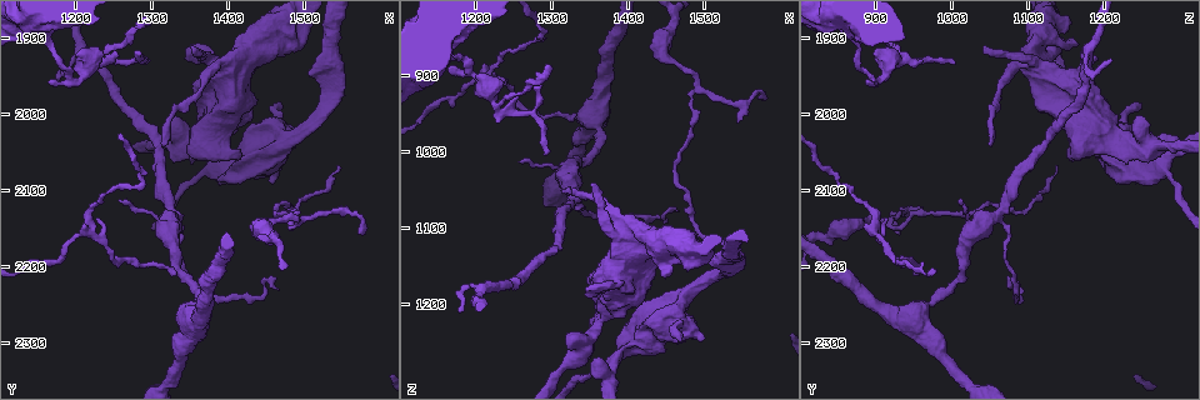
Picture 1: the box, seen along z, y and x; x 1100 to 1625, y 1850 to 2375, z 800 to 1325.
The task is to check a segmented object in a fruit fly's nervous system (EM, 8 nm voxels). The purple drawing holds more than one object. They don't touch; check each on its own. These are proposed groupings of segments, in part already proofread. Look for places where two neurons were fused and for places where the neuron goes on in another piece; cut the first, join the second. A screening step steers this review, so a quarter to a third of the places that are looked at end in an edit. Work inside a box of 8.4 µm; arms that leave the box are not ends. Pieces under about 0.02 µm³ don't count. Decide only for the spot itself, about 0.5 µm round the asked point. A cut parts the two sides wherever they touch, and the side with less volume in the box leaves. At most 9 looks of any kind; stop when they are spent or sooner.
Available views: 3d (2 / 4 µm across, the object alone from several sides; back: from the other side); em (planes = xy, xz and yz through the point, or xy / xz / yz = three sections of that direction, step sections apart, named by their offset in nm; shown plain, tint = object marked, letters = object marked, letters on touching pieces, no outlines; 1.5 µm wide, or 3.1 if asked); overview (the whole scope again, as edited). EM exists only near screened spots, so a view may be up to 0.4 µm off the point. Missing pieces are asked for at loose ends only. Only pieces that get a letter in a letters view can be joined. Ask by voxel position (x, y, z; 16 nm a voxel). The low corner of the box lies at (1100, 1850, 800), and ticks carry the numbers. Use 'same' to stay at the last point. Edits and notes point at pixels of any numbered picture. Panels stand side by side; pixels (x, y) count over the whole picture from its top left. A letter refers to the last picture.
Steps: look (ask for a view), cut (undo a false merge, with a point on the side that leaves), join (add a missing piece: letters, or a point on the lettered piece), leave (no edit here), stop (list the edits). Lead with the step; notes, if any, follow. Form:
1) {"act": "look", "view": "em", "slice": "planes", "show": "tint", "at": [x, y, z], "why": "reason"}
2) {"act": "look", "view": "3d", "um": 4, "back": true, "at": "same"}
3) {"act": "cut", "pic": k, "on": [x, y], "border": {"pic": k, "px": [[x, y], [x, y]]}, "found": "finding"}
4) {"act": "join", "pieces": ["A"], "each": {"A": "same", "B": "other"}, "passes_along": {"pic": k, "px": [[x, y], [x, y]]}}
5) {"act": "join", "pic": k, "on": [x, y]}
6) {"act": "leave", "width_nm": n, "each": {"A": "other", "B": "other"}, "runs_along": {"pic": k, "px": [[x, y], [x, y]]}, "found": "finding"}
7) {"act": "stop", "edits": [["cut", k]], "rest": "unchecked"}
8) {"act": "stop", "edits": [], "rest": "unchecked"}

{"act": "look", "view": "em", "slice": "planes", "show": "letters", "at": [1330, 2210, 950], "why": "free end"}

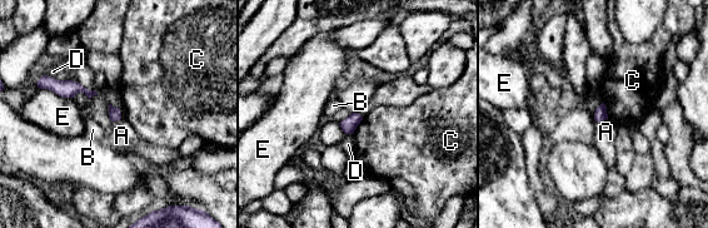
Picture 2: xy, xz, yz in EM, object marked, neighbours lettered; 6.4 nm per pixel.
{"act": "leave", "width_nm": 80, "each": {"A": "other", "B": "other", "C": "other", "D": "other", "E": "other"}, "border": {"pic": 2, "px": [[607, 118], [596, 122]]}, "found": "no lettered piece goes on from it"}

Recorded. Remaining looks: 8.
{"act": "look", "view": "em", "slice": "planes", "show": "plain", "at": [1310, 2040, 1050], "why": "long arm stops here"}

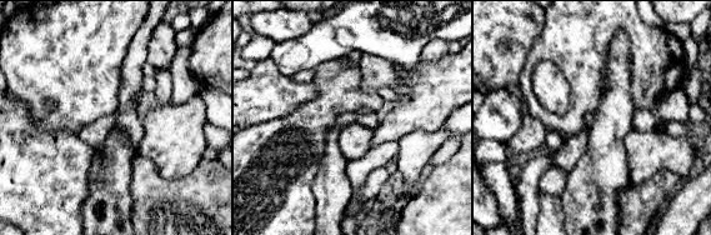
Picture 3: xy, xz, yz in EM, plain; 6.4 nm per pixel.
{"act": "look", "view": "em", "slice": "planes", "show": "letters", "at": "same", "why": "what lies round it"}

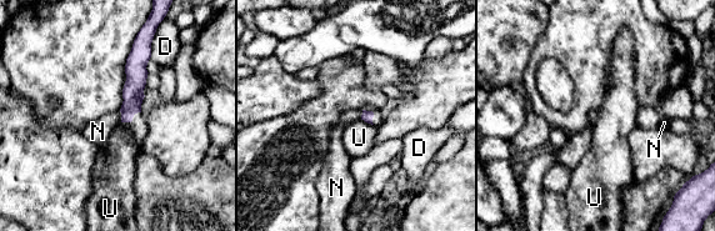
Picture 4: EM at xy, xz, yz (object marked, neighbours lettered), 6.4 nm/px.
{"act": "leave", "each": {"D": "other", "N": "other", "U": "other"}, "runs_along": {"pic": 4, "px": [[139, 46], [133, 101], [124, 119]]}, "found": "none of them fits"}

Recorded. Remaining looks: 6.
{"act": "look", "view": "em", "slice": "planes", "show": "letters", "at": [1355, 1910, 1040], "why": "an open end"}

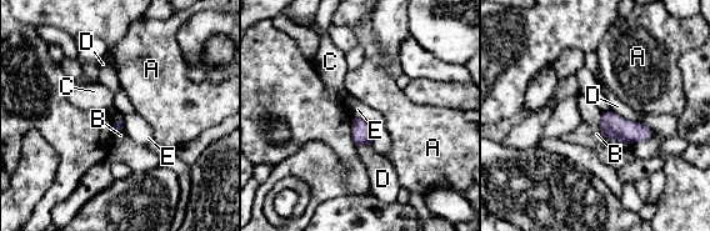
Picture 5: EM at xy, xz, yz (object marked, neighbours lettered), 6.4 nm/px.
{"act": "leave", "each": {"A": "other", "B": "other", "C": "other", "D": "other", "E": "other"}, "border": {"pic": 5, "px": [[353, 117], [360, 117], [368, 124]]}, "found": "none of them fits"}

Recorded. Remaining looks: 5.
{"act": "look", "view": "em", "slice": "xz", "step": 8, "show": "letters", "at": [1180, 1925, 1210]}

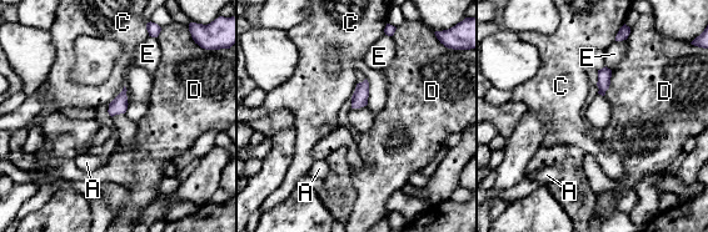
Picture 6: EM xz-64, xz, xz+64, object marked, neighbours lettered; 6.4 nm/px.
{"act": "leave", "longest_contact_nm": ["D", 180], "each": {"A": "other", "C": "other", "D": "other", "E": "other"}, "border": {"pic": 6, "px": [[124, 85], [123, 90], [109, 104]]}, "found": "none of them fits"}

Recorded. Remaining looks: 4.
{"act": "stop", "edits": [], "rest": "unchecked"}

